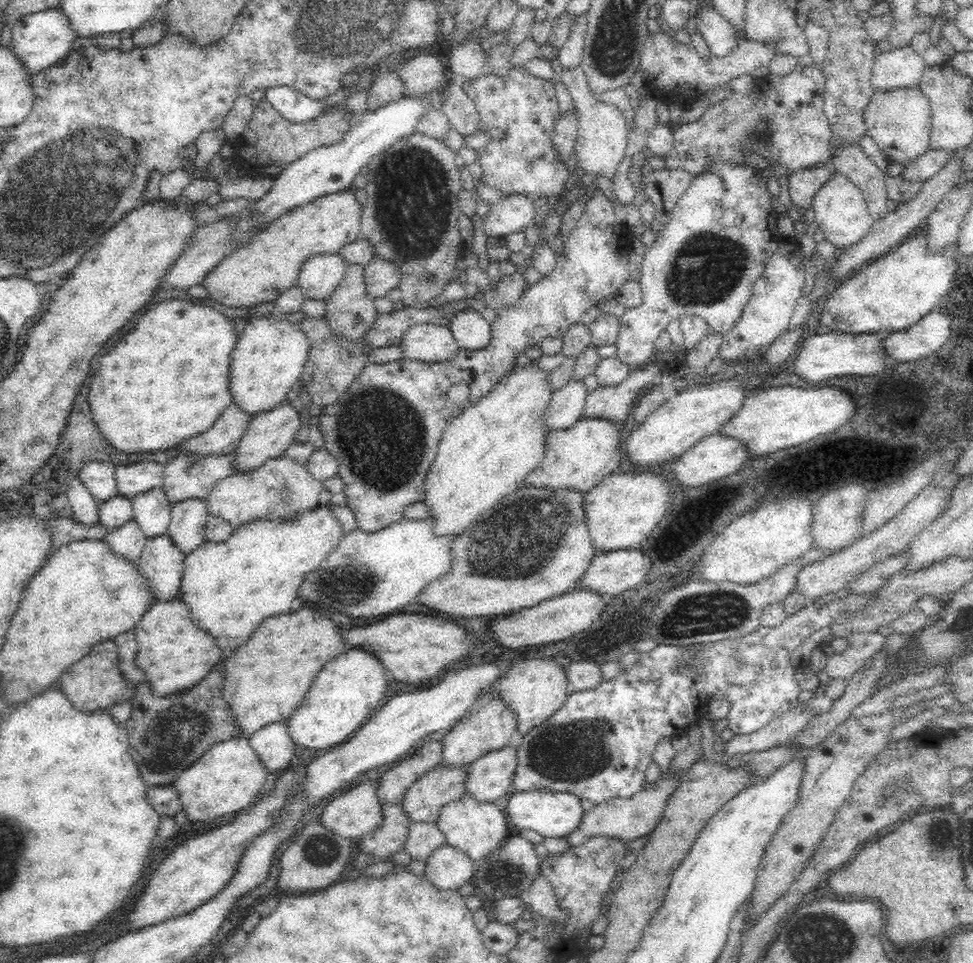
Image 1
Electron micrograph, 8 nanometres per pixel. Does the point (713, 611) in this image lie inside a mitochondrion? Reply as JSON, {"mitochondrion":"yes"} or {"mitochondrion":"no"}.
{"mitochondrion":"yes"}

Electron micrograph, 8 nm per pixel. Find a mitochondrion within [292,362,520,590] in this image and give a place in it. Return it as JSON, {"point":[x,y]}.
{"point":[384,448]}

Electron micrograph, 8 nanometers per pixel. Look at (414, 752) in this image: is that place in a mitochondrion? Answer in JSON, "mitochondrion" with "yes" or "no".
{"mitochondrion":"no"}

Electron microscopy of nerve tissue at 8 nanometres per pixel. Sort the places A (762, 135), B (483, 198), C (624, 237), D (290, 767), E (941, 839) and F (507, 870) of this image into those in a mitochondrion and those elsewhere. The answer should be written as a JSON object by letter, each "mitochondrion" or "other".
{"A":"mitochondrion","B":"other","C":"other","D":"other","E":"mitochondrion","F":"mitochondrion"}

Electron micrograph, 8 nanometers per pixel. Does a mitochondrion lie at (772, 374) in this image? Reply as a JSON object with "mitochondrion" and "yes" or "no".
{"mitochondrion":"no"}

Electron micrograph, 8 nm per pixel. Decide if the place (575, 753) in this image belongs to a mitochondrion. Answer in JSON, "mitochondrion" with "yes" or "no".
{"mitochondrion":"yes"}

